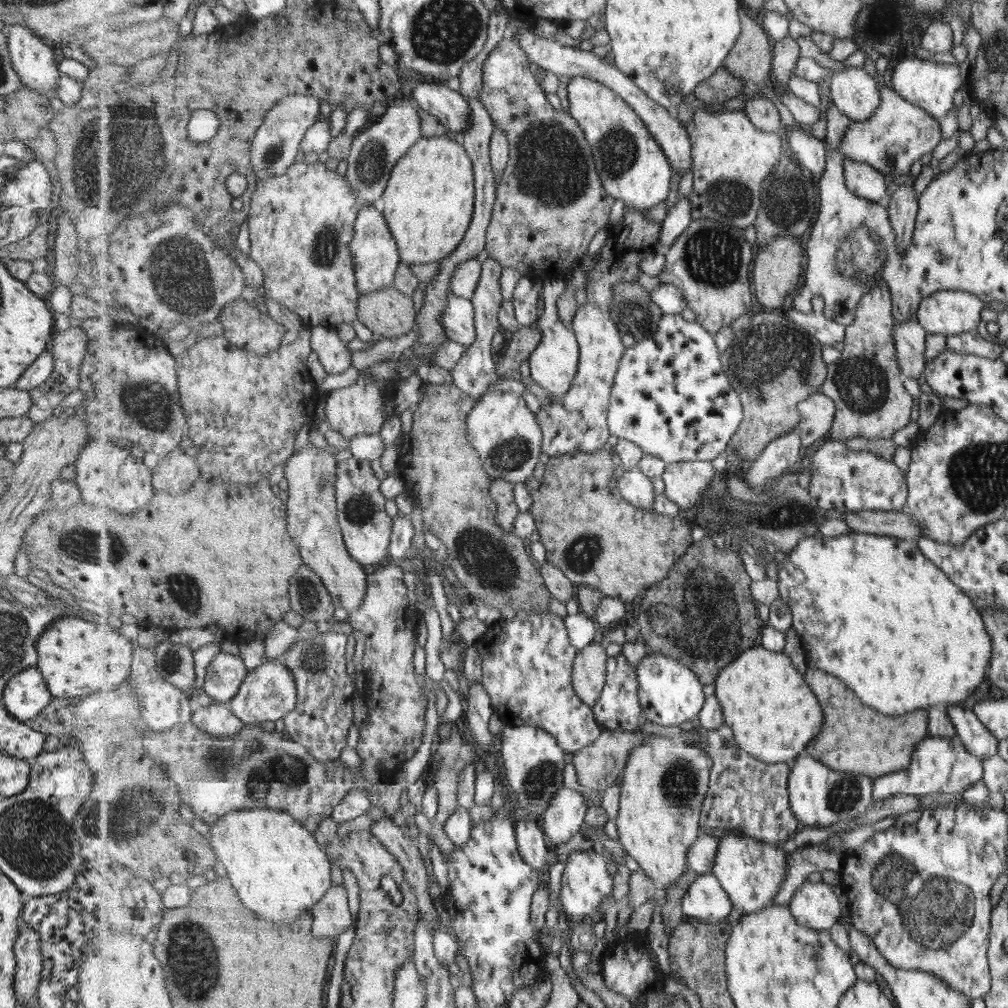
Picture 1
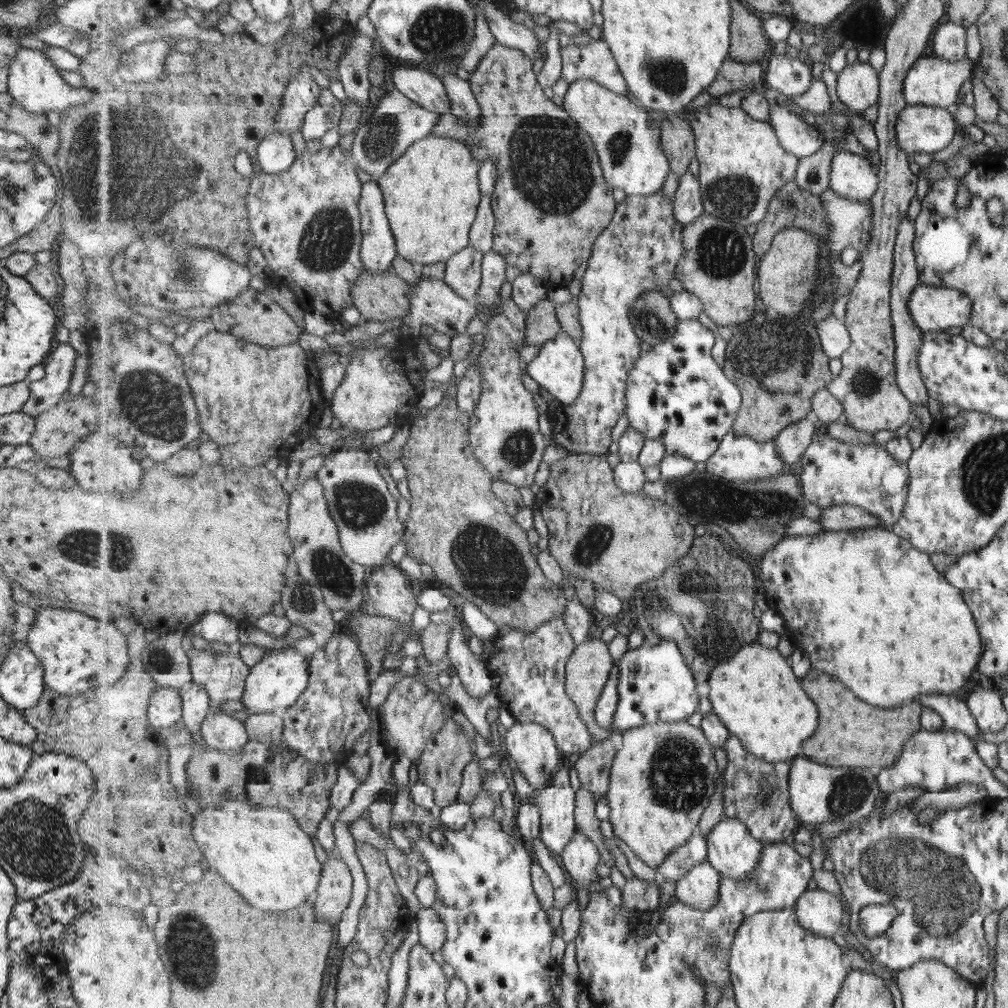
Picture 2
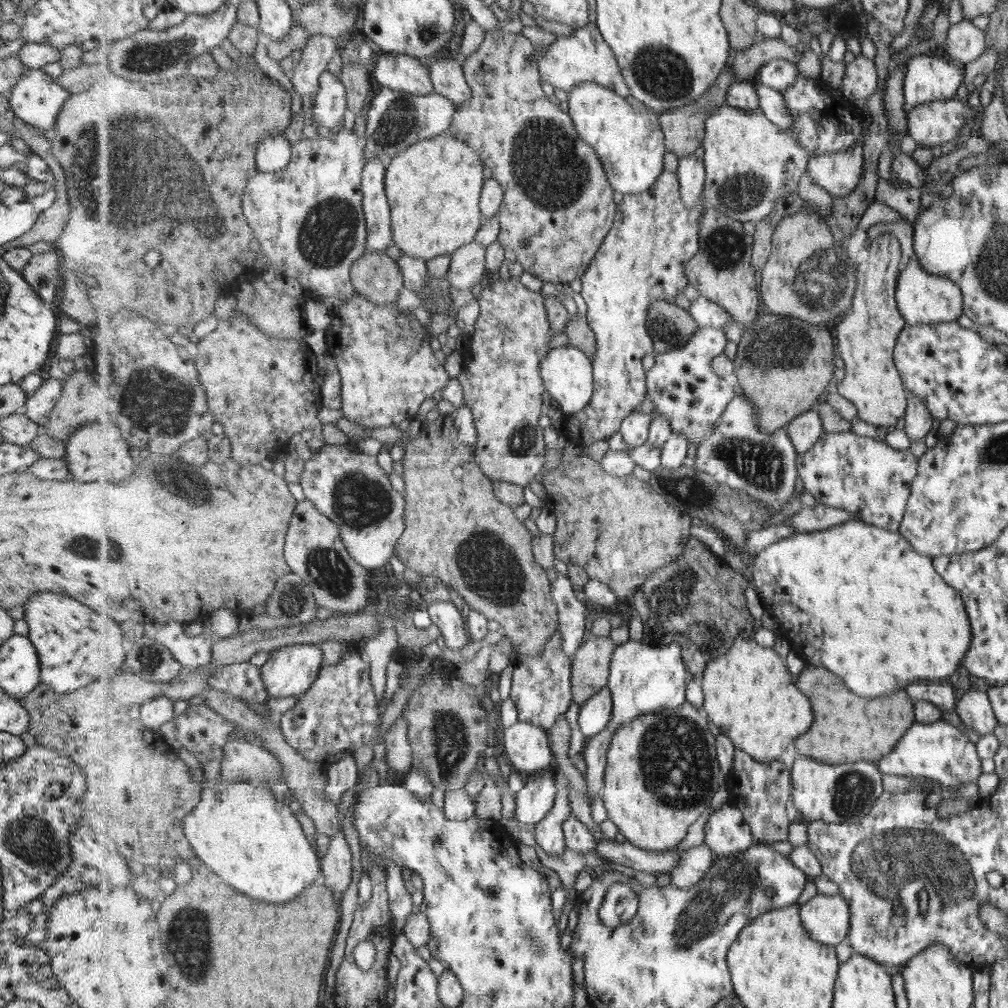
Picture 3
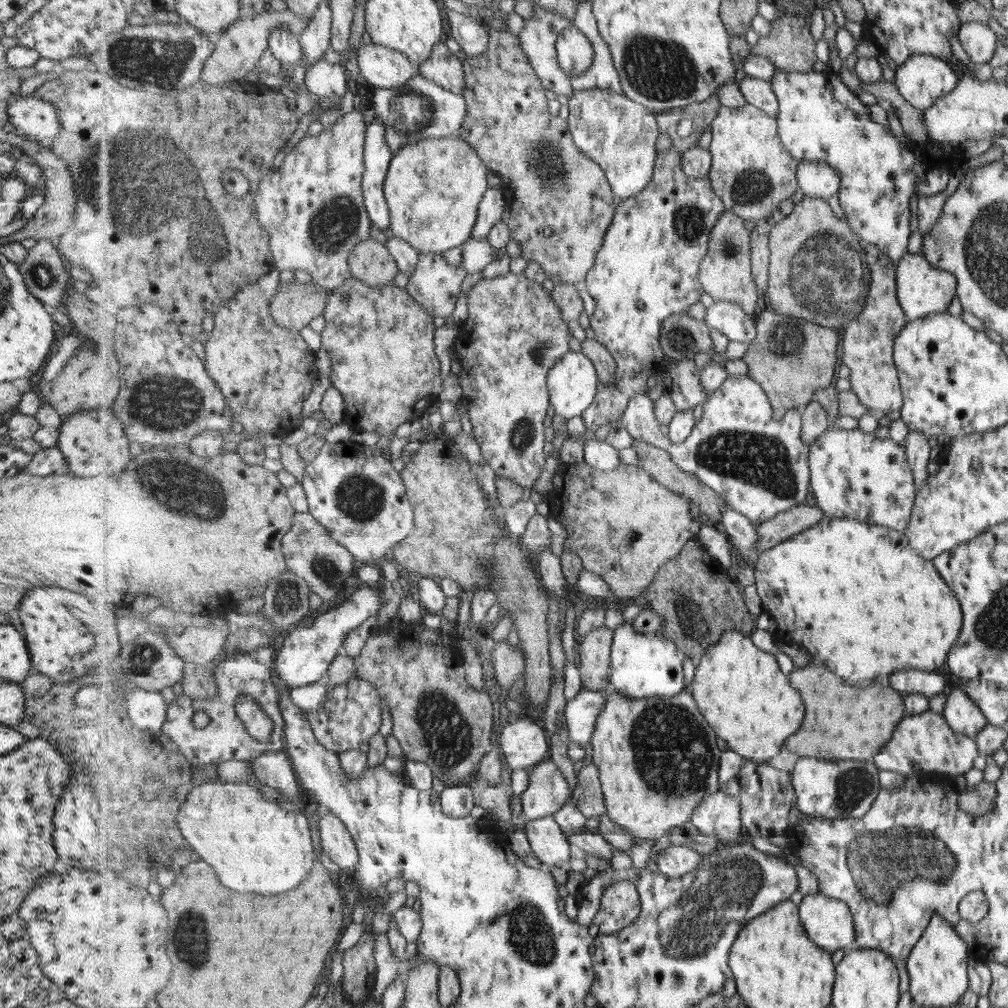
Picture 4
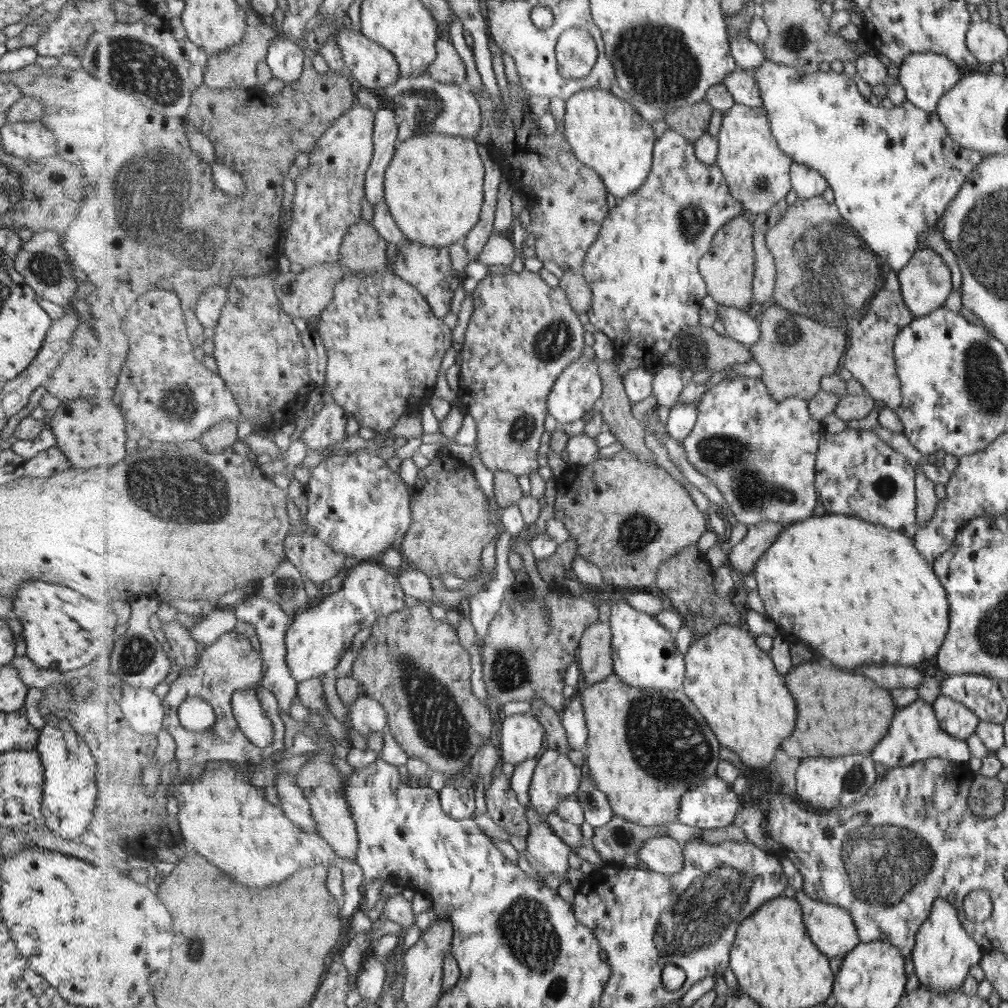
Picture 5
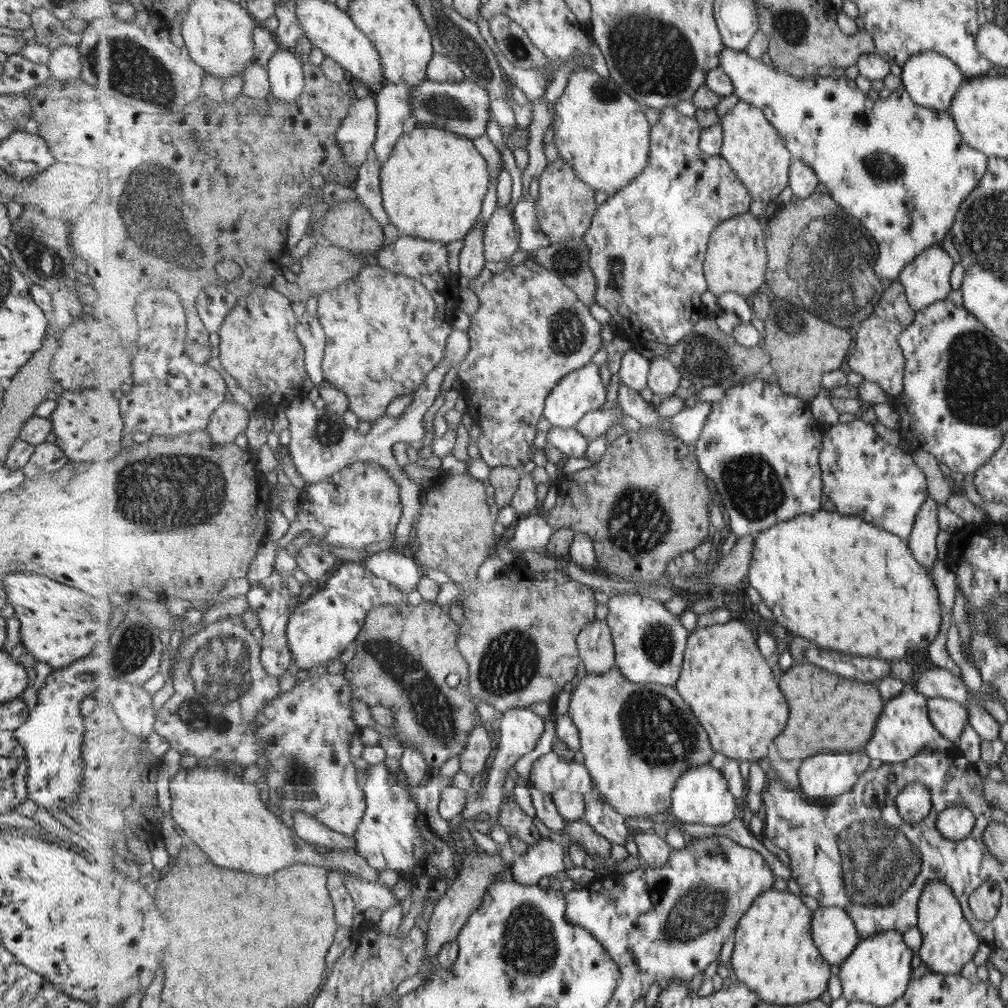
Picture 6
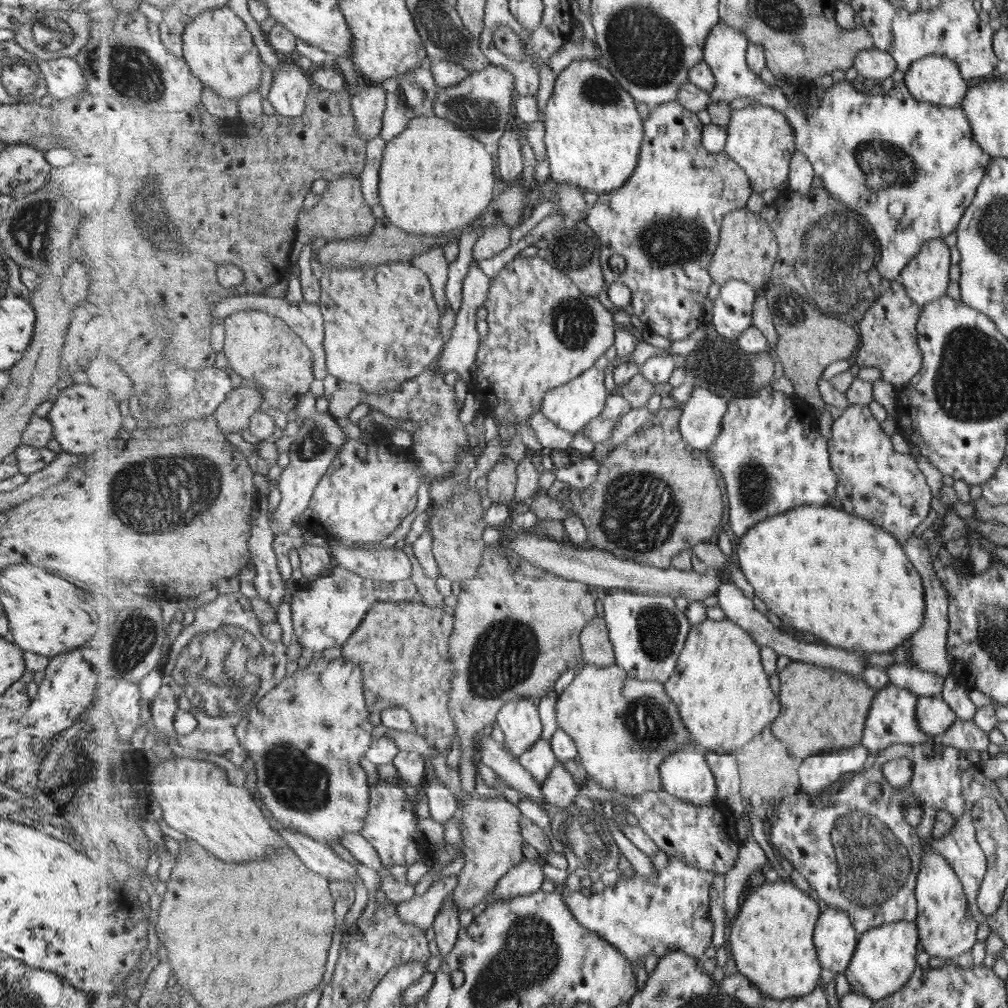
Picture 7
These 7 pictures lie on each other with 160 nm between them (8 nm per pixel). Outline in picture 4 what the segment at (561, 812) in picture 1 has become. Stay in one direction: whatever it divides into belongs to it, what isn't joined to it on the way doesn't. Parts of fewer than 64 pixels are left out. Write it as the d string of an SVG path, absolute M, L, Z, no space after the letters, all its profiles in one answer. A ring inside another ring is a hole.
M554 816L525 823L528 842L543 867L564 868L571 860L571 846L560 826Z

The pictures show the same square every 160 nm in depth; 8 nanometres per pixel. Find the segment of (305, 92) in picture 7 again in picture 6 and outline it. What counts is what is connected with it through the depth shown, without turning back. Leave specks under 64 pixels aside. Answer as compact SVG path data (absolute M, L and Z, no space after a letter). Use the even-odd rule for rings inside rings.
M279 46L267 67L273 96L285 103L297 103L306 86L303 62L299 55Z

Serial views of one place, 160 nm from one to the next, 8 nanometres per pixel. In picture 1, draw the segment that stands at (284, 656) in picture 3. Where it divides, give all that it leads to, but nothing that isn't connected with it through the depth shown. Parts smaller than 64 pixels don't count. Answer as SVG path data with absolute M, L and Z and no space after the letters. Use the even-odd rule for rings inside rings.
M266 660L261 666L251 670L243 681L238 695L229 703L231 710L247 725L258 722L275 722L293 711L298 703L298 684L295 675L285 662Z

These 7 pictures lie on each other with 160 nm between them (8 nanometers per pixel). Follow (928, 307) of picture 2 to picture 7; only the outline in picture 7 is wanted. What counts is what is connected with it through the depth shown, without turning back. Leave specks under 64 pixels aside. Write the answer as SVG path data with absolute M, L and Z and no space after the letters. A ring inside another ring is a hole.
M943 239L925 243L901 274L902 284L911 300L924 307L942 298L947 288L949 266L949 248Z

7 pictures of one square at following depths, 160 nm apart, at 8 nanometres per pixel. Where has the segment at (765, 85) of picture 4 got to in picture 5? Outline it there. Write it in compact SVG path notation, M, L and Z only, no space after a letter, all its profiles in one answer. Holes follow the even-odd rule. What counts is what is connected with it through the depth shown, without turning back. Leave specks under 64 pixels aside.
M738 66L725 77L723 83L737 103L752 107L764 106L761 89L751 71Z

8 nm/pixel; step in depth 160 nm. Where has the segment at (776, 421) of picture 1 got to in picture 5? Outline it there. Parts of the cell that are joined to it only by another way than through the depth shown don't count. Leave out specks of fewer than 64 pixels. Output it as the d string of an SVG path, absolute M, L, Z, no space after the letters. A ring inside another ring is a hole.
M790 312L785 326L779 326L769 336L761 338L751 350L763 369L762 379L772 397L778 401L793 396L810 401L822 390L824 377L835 374L842 366L849 345L849 335L837 328L825 326L806 315Z

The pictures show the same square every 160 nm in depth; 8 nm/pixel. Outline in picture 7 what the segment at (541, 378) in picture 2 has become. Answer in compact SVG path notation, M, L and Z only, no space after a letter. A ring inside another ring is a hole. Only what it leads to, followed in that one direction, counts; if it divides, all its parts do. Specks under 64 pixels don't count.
M591 368L575 380L551 389L543 401L541 412L559 428L577 435L602 414L608 401L607 386L603 384L605 372Z

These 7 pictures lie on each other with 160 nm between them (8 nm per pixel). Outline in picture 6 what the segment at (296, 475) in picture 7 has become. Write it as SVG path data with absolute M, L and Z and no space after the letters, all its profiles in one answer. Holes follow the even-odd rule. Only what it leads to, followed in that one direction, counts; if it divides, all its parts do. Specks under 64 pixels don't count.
M451 322L449 326L451 334L447 338L446 356L442 362L439 362L427 374L425 382L414 393L414 402L397 418L390 418L386 414L384 417L376 420L377 422L372 425L372 429L365 436L358 434L355 428L349 428L347 422L342 420L340 414L335 414L324 408L315 408L313 400L309 400L308 397L303 396L291 401L291 404L287 405L285 409L285 414L290 422L289 429L292 434L292 439L287 448L292 456L292 462L296 470L306 482L305 486L326 480L333 474L343 470L343 468L358 461L378 462L399 481L399 484L402 486L404 515L398 524L398 529L393 532L395 542L392 548L401 552L409 551L409 543L413 540L410 536L411 534L415 535L415 526L421 514L424 493L419 490L415 482L407 478L407 475L401 471L401 466L397 464L397 460L395 460L395 456L391 455L391 452L393 452L393 446L397 442L414 444L416 441L424 438L423 420L425 420L425 414L435 404L435 400L437 400L437 396L441 392L441 386L445 382L445 376L449 374L451 368L458 370L461 363L465 361L467 353L471 351L471 338L469 338L469 334L463 332L463 330L455 329Z

